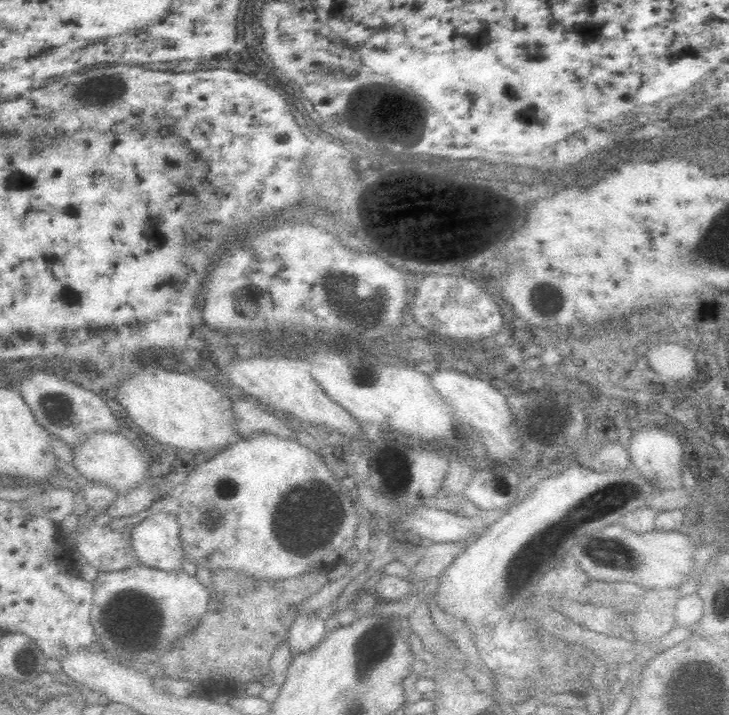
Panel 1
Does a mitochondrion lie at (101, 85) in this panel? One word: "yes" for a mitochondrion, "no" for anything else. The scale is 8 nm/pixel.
yes

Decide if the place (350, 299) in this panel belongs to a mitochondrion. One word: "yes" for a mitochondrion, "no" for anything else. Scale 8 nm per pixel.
yes

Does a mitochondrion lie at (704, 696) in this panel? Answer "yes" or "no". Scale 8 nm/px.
yes

